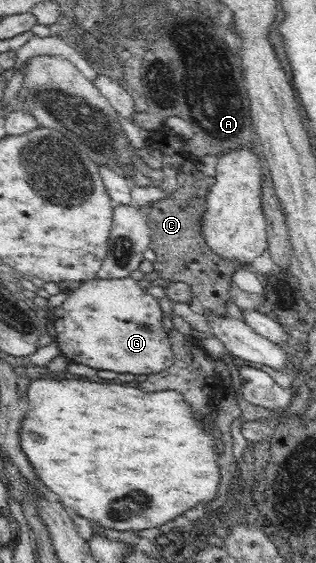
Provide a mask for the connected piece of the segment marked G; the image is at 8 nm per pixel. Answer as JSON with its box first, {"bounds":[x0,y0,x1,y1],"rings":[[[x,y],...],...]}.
{"bounds":[47,277,174,377],"rings":[[[99,277],[74,281],[65,285],[63,305],[53,309],[47,319],[55,323],[55,345],[59,345],[62,356],[70,362],[81,362],[97,371],[132,373],[137,377],[162,372],[171,367],[174,353],[168,333],[163,329],[161,319],[165,313],[155,297],[145,293],[131,277],[104,280]]]}

